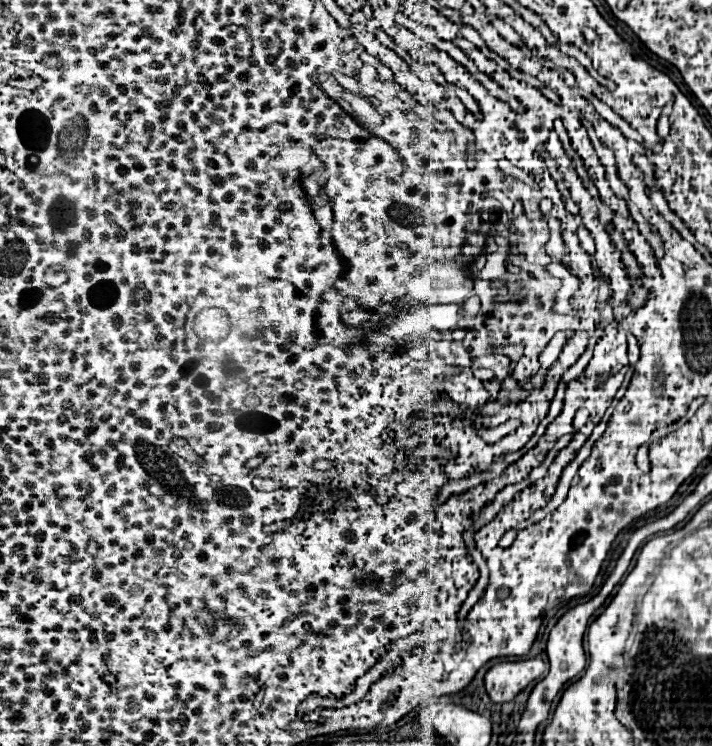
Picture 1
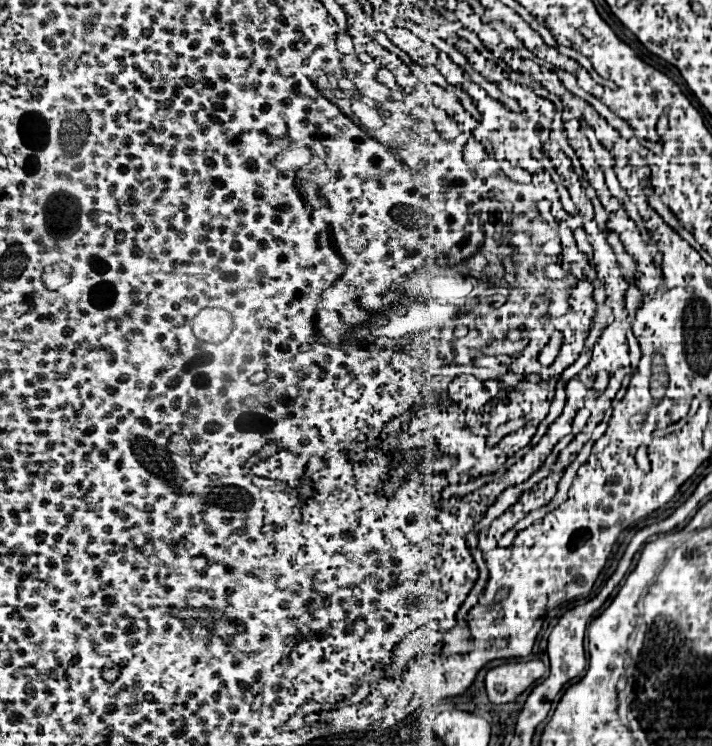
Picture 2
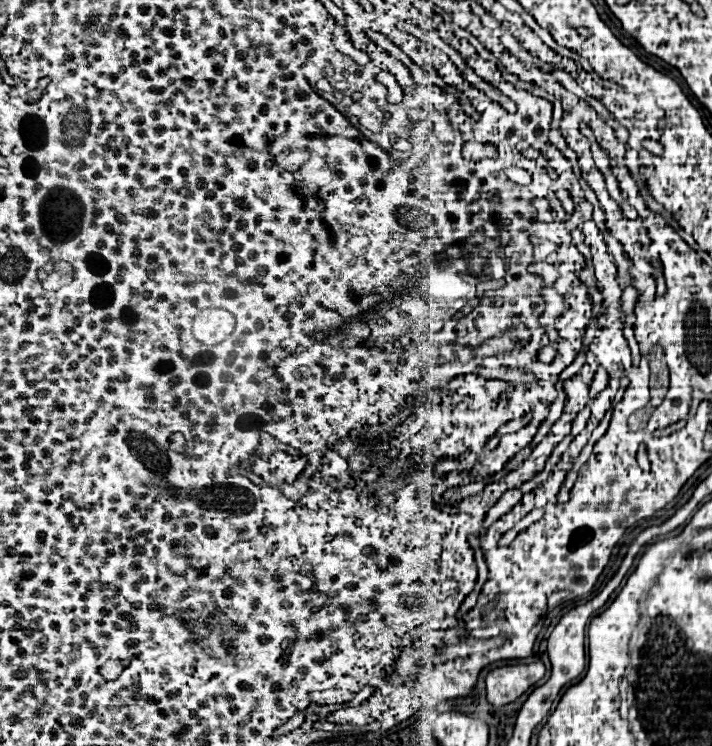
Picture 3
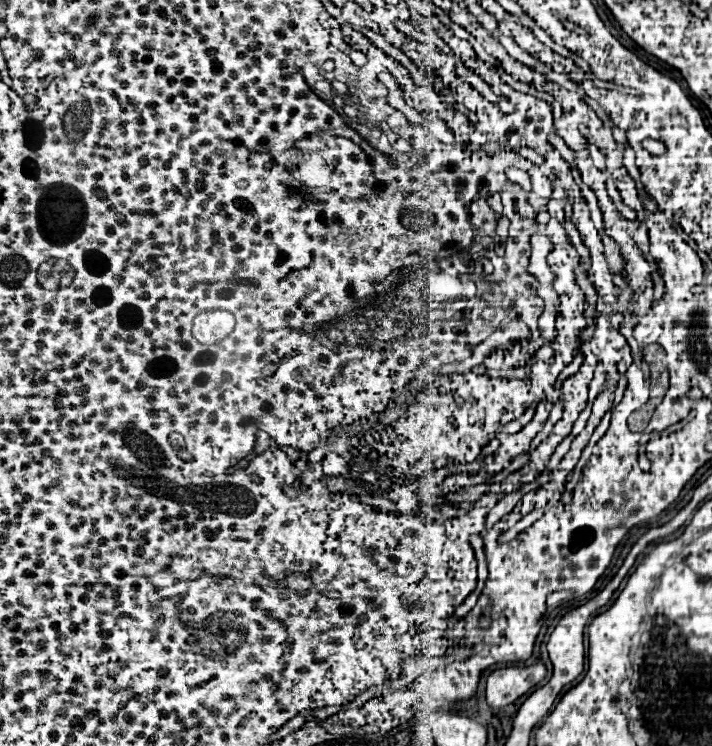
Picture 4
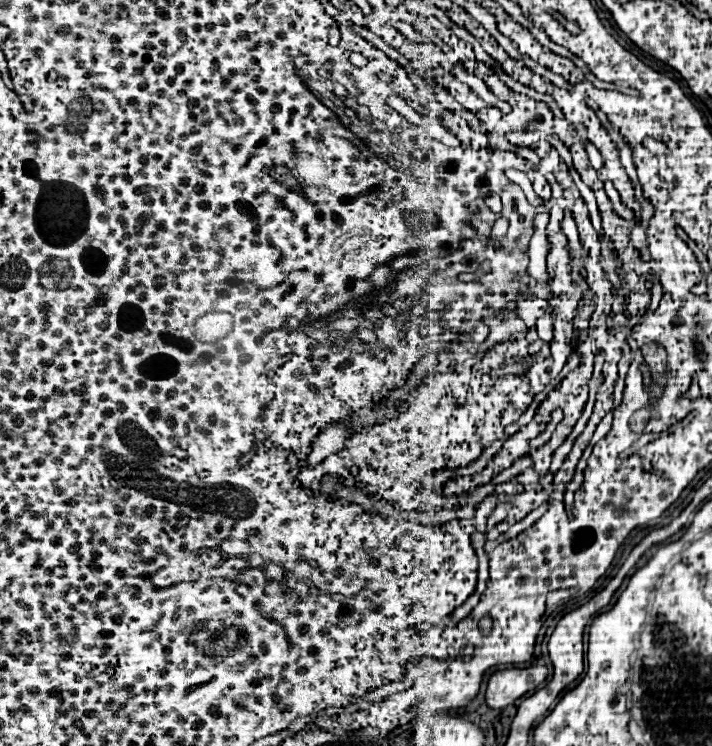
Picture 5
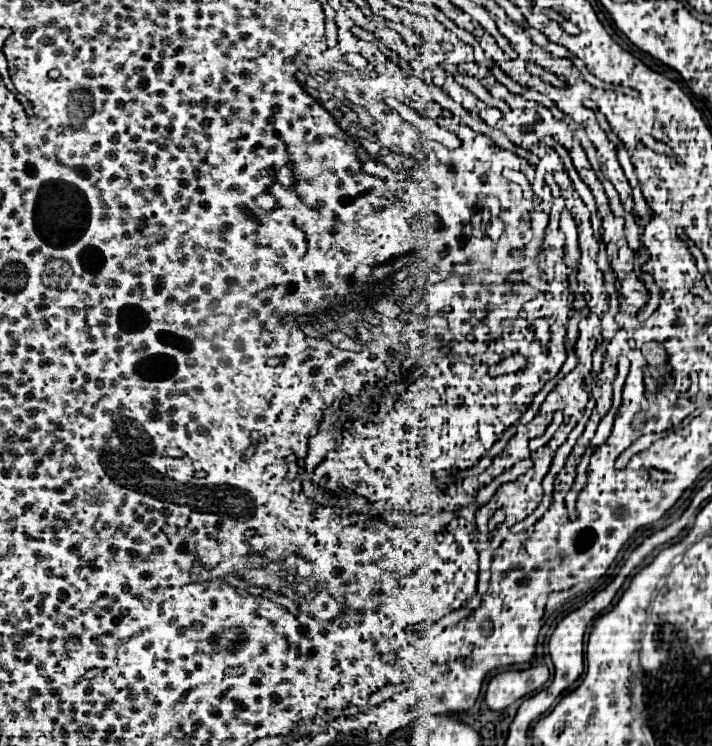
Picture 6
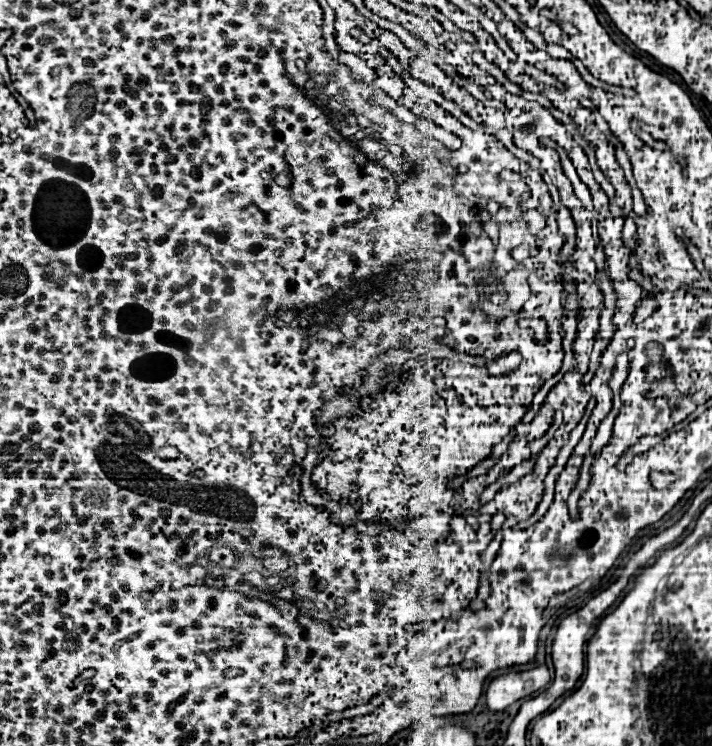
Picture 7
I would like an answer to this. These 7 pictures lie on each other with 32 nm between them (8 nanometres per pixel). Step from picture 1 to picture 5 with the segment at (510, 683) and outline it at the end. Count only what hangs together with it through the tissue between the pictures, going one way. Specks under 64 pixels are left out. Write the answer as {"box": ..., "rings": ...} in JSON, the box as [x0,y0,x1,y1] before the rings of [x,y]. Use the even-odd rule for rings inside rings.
{"box":[486,666,548,710],"rings":[[[532,666],[524,670],[502,670],[490,676],[486,690],[486,704],[494,710],[506,708],[530,690],[536,690],[548,678],[546,666]]]}

